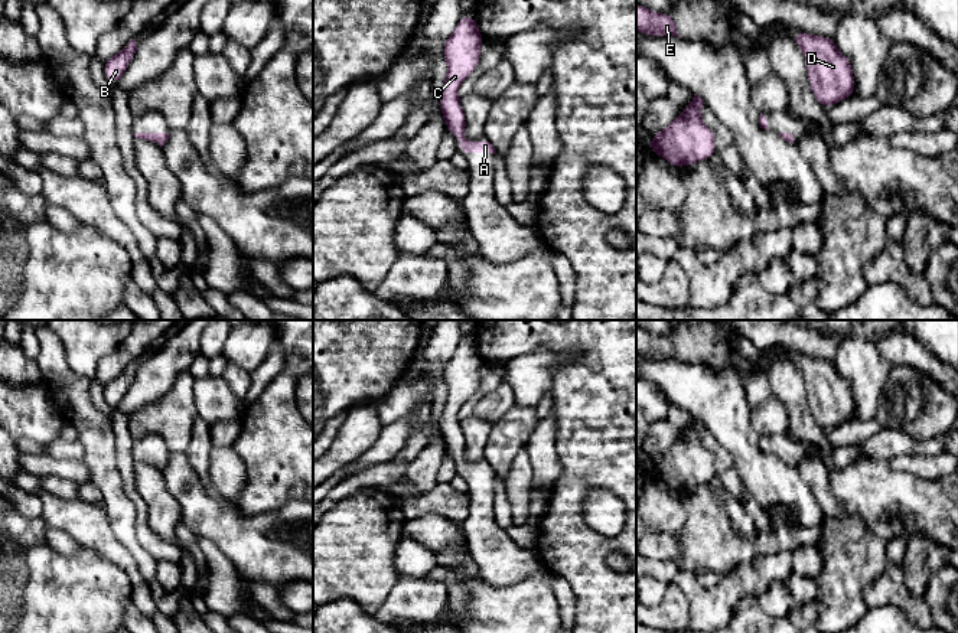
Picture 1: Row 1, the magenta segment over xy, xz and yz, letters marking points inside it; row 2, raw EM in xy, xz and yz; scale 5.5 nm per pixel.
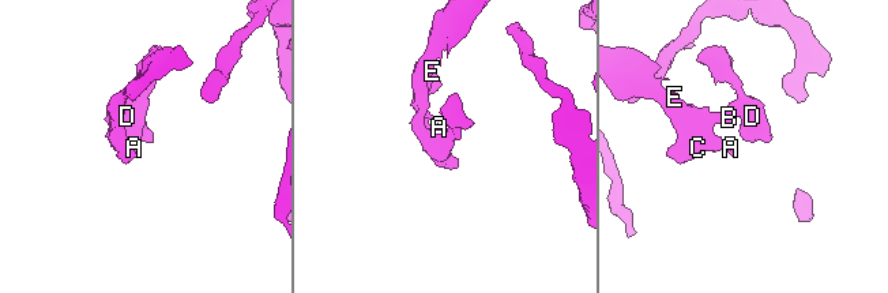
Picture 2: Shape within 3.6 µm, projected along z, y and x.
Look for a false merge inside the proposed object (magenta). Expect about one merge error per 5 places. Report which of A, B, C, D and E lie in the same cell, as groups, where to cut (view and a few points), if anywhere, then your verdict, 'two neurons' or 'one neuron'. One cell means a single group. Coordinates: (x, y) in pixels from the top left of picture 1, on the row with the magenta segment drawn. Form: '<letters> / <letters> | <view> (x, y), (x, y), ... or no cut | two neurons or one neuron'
A B C D E | no cut | one neuron

